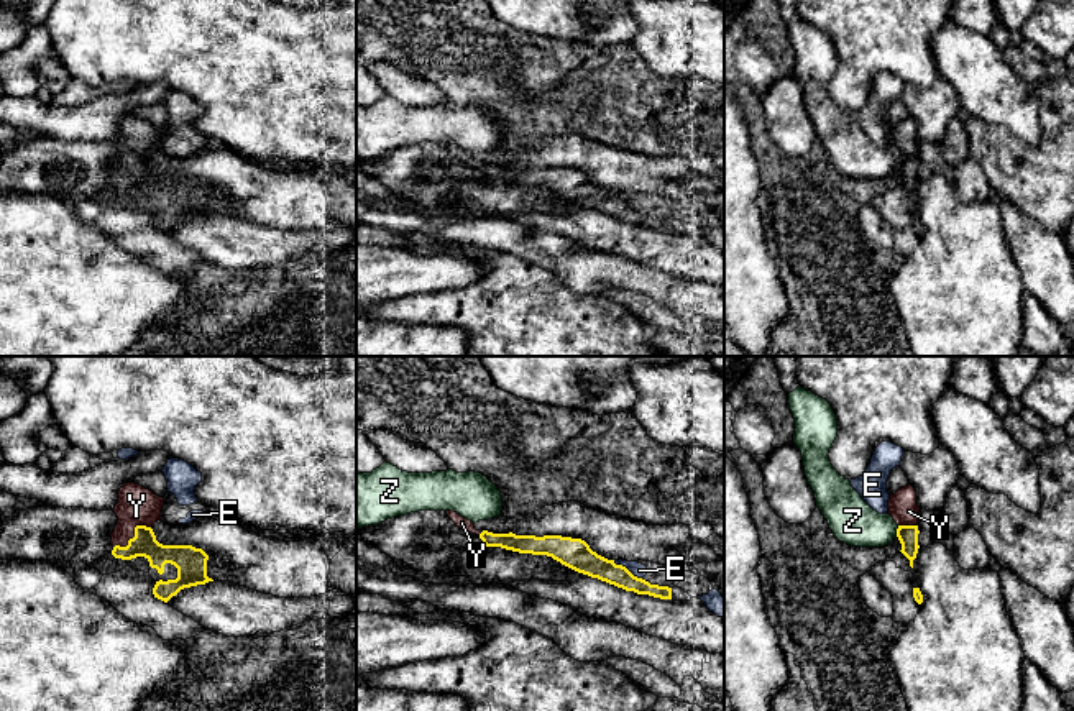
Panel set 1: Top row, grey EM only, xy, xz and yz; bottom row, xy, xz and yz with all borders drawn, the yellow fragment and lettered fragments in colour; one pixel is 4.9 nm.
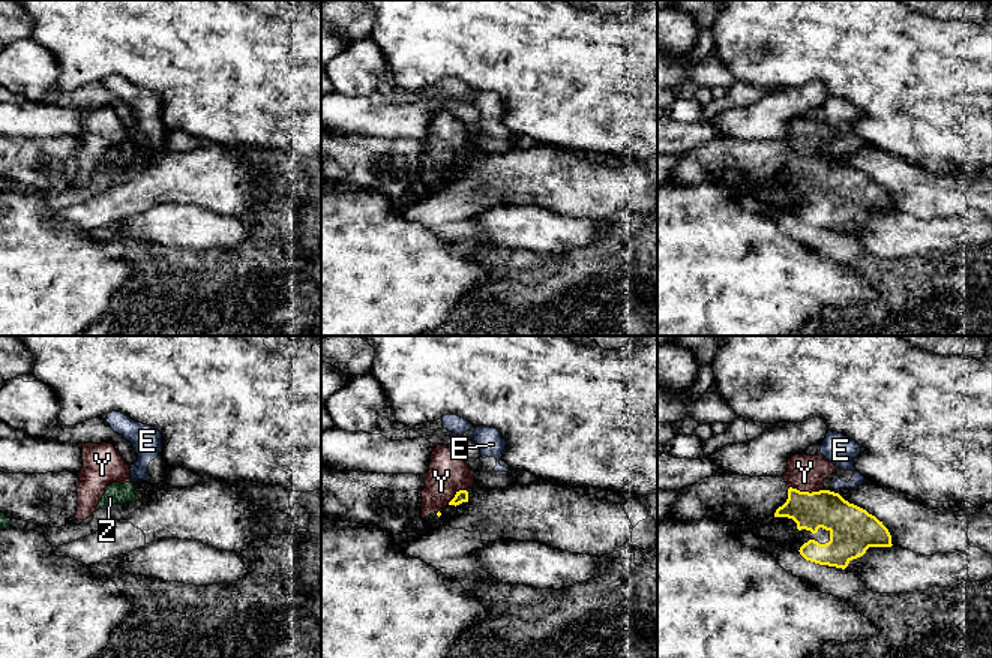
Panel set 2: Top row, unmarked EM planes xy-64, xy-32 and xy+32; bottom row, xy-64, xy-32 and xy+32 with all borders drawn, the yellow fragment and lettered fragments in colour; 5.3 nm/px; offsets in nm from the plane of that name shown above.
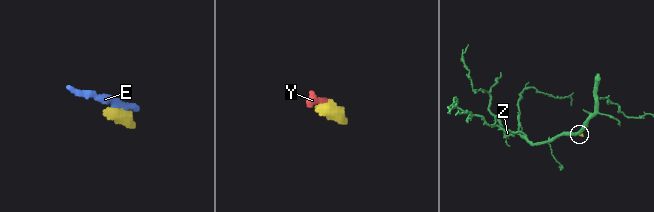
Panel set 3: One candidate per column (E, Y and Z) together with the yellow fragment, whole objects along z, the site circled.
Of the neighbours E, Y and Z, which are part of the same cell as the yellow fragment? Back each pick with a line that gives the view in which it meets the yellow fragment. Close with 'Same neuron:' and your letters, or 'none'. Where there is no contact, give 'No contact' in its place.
Y: Touches yellow in xy
Same neuron: Y

